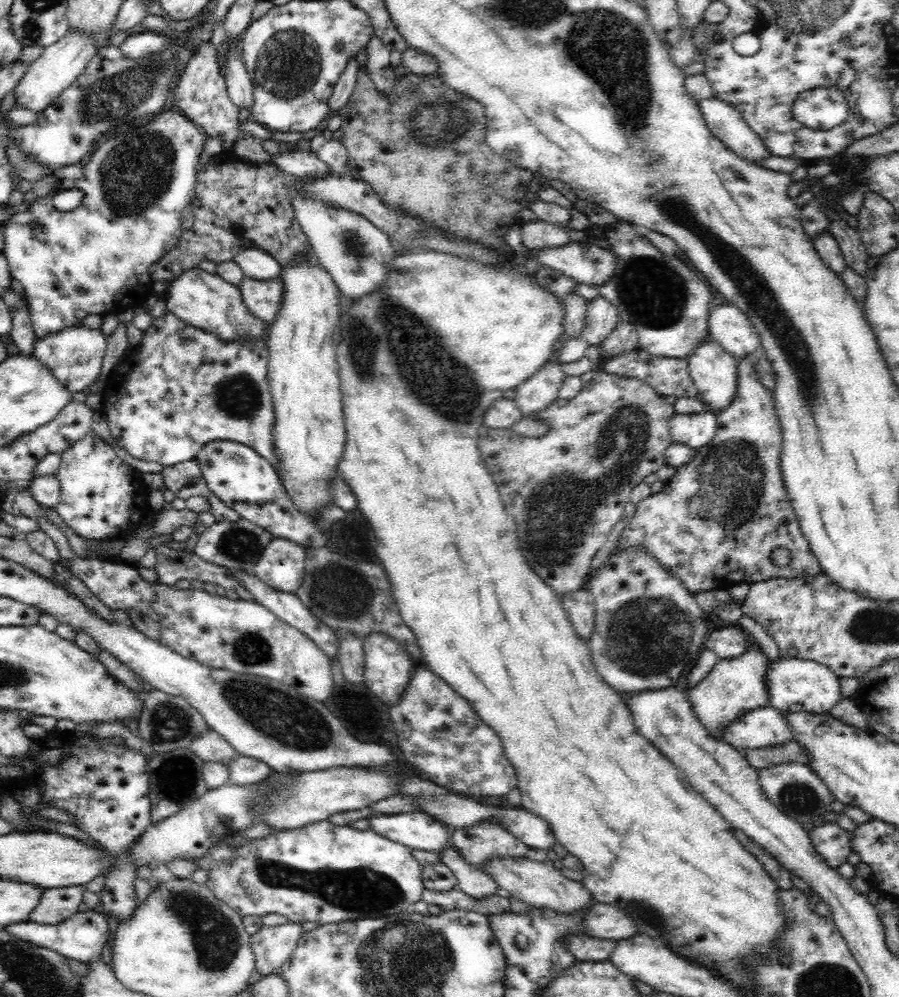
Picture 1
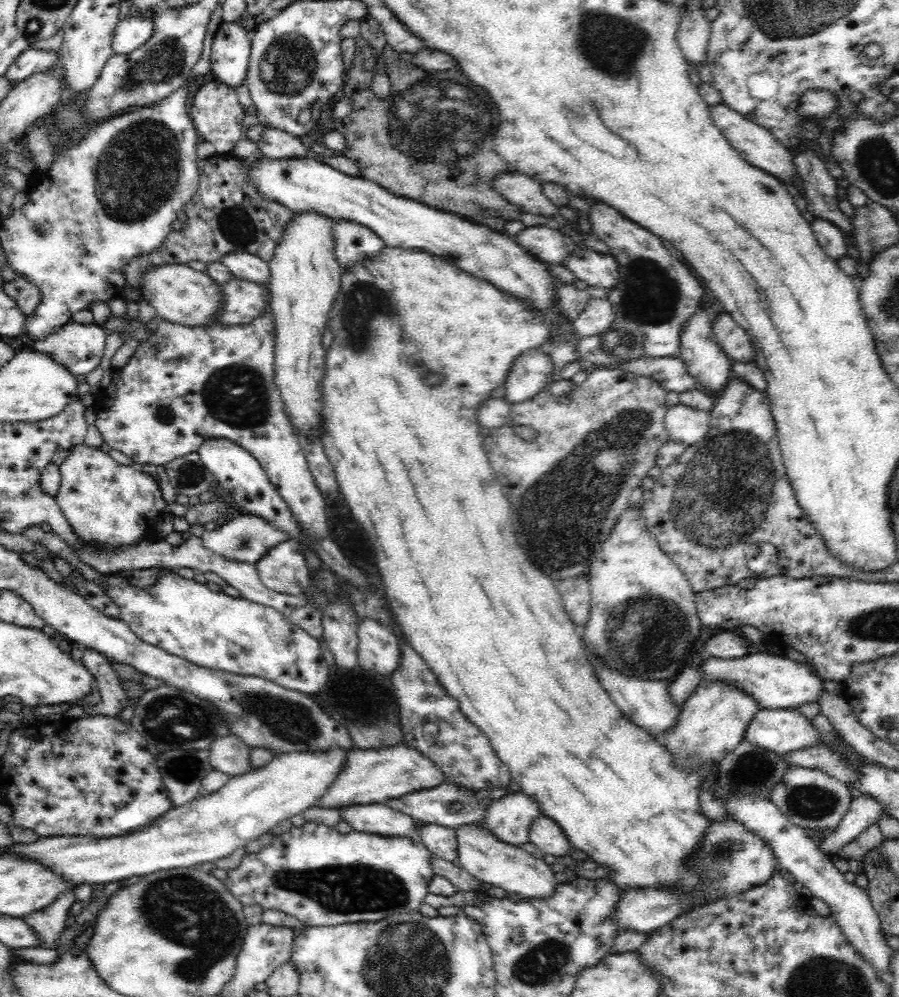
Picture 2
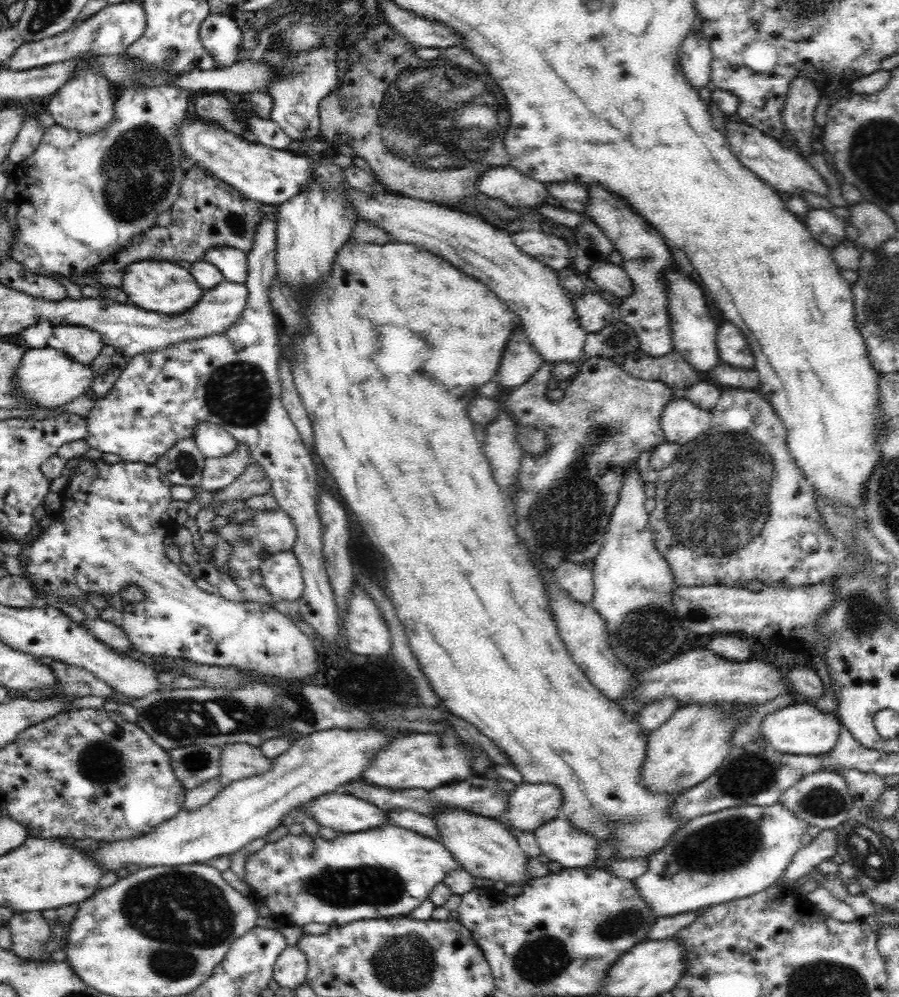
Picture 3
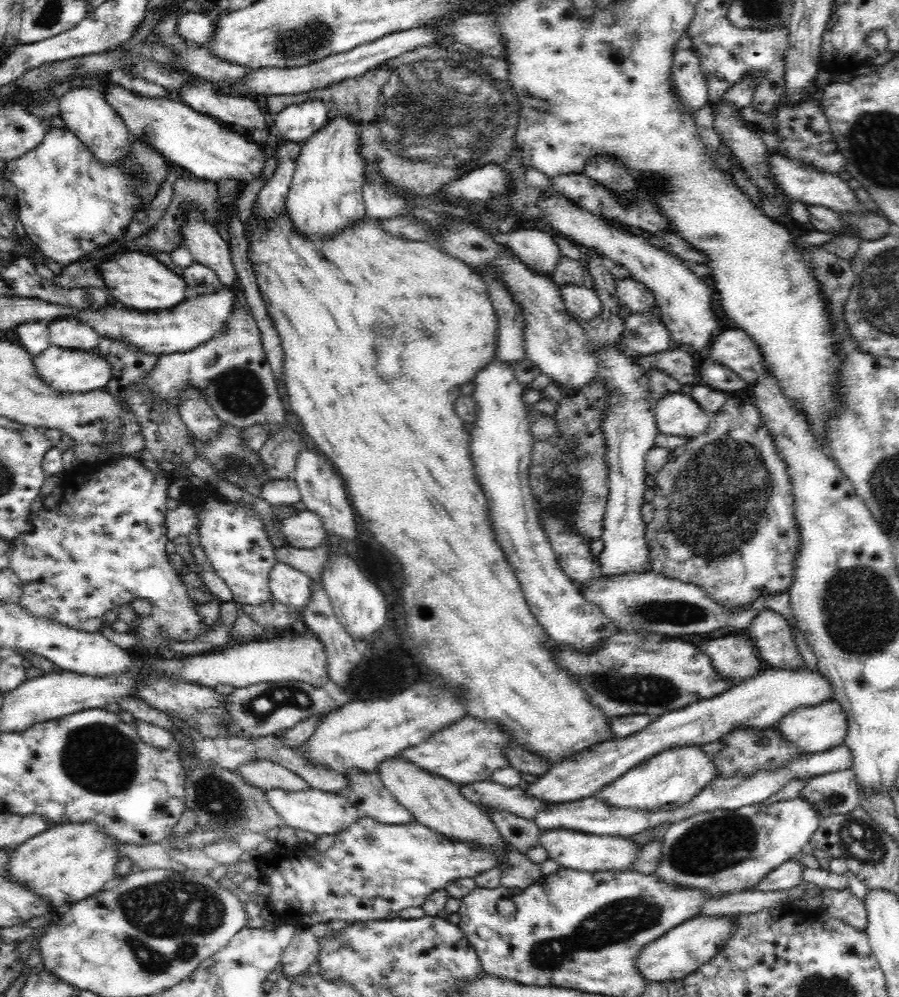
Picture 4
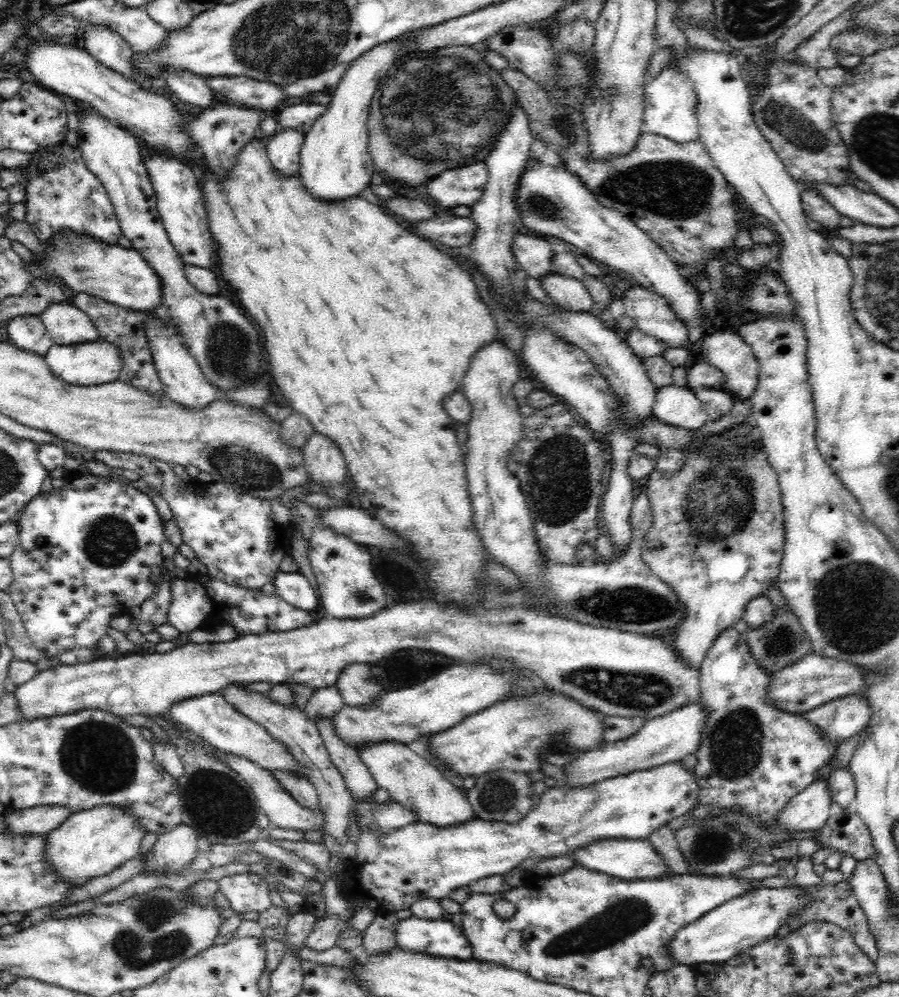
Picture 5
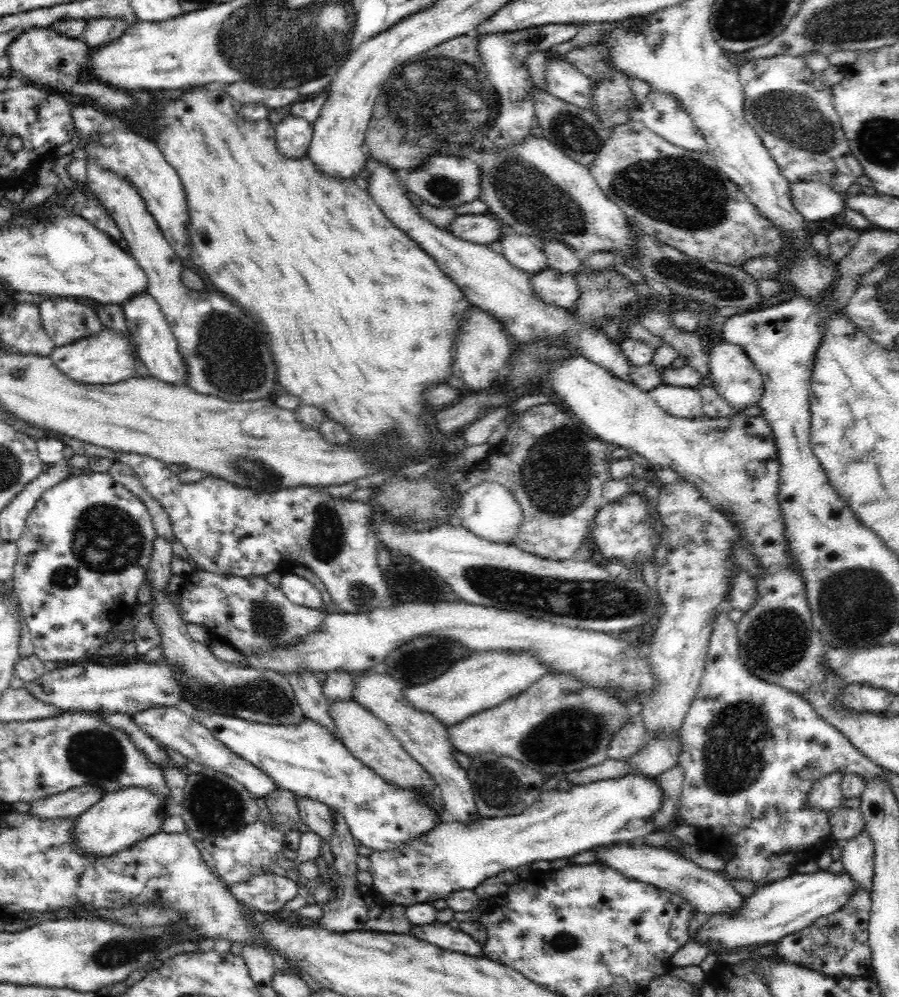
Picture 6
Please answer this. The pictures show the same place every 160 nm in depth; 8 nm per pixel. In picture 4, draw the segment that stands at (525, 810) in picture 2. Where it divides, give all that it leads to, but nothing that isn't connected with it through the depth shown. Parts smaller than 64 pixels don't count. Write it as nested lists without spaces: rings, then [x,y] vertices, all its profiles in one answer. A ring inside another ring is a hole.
[[[805,664],[802,668],[787,668],[770,667],[764,669],[759,675],[756,675],[750,680],[736,684],[736,686],[718,694],[716,697],[708,698],[700,702],[694,702],[684,706],[678,710],[672,710],[650,720],[650,724],[646,728],[627,736],[626,738],[617,738],[613,740],[604,740],[598,744],[590,746],[588,750],[579,751],[573,756],[563,759],[556,765],[552,765],[550,770],[538,780],[531,784],[527,789],[527,794],[536,799],[538,802],[550,803],[550,805],[560,805],[564,802],[573,802],[584,798],[593,797],[600,788],[606,784],[612,783],[620,776],[626,774],[628,770],[640,766],[640,763],[646,762],[650,758],[654,758],[656,754],[662,754],[665,750],[672,750],[676,746],[698,745],[702,746],[706,743],[718,741],[718,738],[724,737],[728,730],[738,728],[766,728],[773,726],[784,715],[791,713],[798,707],[811,707],[820,703],[832,700],[833,689],[831,682],[823,677],[823,674],[817,668],[810,669]]]

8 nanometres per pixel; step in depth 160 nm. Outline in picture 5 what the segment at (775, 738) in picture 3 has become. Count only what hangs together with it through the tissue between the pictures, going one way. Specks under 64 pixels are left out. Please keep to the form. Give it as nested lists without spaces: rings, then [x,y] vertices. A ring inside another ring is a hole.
[[[848,694],[805,712],[804,717],[824,732],[829,740],[839,744],[864,730],[871,719],[871,712],[867,700]]]

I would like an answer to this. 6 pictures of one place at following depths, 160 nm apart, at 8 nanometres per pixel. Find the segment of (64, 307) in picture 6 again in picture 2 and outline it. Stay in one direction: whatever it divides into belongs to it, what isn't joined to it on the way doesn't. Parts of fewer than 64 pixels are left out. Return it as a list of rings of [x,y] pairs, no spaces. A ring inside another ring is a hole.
[[[69,323],[45,340],[34,342],[31,350],[50,355],[72,374],[86,374],[100,364],[106,338],[107,332],[96,323]]]

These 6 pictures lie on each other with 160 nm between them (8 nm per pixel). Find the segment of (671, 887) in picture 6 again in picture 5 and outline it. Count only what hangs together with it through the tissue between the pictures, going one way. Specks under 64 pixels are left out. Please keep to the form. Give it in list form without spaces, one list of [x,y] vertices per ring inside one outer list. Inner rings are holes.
[[[604,839],[590,842],[586,846],[572,850],[576,865],[586,869],[609,874],[623,879],[652,879],[662,876],[673,876],[669,872],[664,859],[654,850],[648,839]]]

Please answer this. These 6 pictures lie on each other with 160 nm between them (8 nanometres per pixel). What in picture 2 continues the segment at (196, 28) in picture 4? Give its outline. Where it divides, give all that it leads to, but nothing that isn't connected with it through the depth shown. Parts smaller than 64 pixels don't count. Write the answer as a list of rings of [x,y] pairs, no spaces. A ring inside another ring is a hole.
[[[221,20],[210,44],[211,73],[217,81],[236,88],[247,76],[251,55],[249,25]]]

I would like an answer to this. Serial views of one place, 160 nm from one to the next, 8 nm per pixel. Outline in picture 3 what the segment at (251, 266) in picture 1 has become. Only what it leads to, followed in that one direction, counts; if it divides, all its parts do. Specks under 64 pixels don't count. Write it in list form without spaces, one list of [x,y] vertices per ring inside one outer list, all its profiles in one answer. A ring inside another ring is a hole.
[[[212,246],[202,260],[214,265],[226,282],[244,283],[247,280],[246,253],[230,246]]]

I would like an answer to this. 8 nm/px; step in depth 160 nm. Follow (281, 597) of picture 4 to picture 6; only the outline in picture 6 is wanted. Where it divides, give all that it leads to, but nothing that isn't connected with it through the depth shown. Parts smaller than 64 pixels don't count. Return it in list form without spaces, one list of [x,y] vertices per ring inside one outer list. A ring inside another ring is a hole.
[[[294,572],[284,574],[279,587],[284,591],[288,600],[294,604],[310,609],[322,608],[321,590],[308,578],[304,578],[300,574]]]

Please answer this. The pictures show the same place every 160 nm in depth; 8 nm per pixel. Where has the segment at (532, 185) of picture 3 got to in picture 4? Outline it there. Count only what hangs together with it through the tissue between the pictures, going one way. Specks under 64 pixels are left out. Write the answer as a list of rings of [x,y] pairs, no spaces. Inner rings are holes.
[[[490,163],[470,170],[464,177],[456,178],[452,184],[444,185],[443,191],[450,196],[452,202],[479,202],[506,194],[506,184],[508,179],[504,169],[500,165]]]

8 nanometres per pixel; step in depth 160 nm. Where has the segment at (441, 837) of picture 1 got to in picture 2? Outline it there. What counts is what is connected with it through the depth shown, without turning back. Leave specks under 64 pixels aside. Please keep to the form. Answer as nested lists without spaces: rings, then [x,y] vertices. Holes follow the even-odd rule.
[[[383,803],[347,805],[336,809],[340,811],[341,821],[346,822],[354,832],[410,838],[416,838],[418,834],[416,820],[400,811],[392,810]]]

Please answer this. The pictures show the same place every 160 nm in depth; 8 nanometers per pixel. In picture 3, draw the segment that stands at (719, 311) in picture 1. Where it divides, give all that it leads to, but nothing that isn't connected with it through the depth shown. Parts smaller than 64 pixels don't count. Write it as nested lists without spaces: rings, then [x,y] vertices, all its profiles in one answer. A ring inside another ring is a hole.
[[[726,322],[718,326],[716,349],[719,352],[719,362],[748,370],[755,368],[751,347],[734,323]]]

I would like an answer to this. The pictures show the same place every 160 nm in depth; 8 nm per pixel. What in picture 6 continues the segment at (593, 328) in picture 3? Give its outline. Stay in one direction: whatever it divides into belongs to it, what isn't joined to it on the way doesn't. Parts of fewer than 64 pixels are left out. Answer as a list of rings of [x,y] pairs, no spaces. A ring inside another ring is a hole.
[[[548,268],[539,274],[531,275],[530,283],[543,302],[564,309],[576,305],[579,289],[572,274],[562,274]]]

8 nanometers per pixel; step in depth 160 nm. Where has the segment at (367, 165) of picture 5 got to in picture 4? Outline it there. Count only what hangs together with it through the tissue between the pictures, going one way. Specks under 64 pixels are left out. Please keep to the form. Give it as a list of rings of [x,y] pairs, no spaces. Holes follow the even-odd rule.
[[[343,114],[328,119],[322,129],[304,140],[296,159],[285,204],[293,226],[307,238],[327,238],[334,230],[360,220],[366,213],[362,194],[365,166],[355,124]]]

